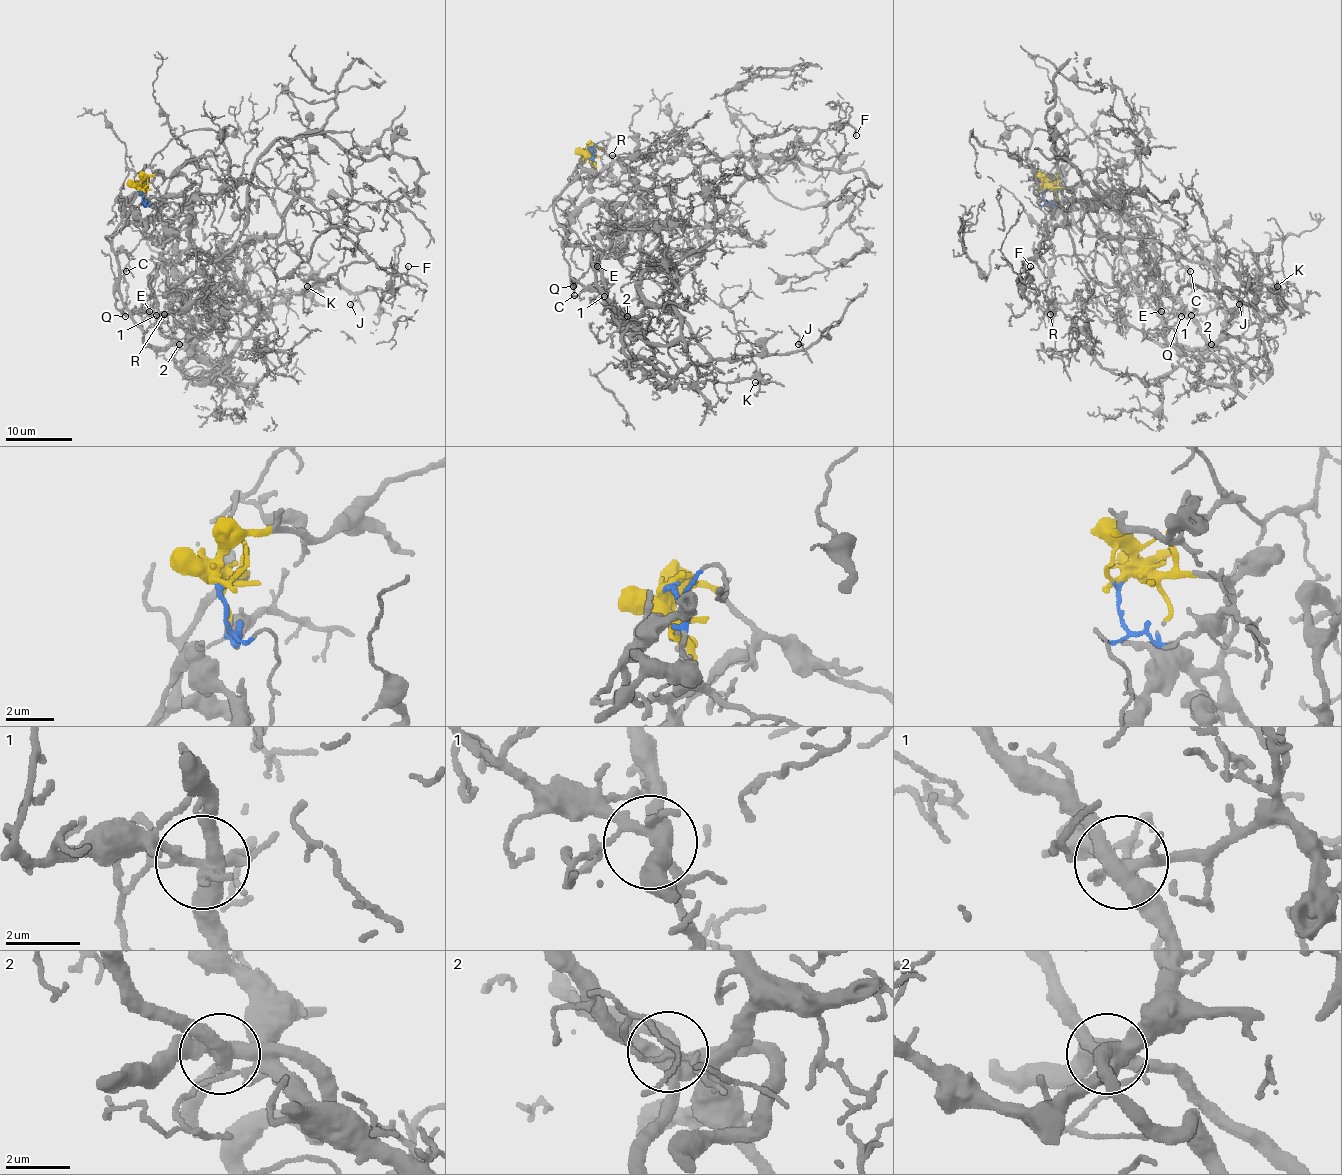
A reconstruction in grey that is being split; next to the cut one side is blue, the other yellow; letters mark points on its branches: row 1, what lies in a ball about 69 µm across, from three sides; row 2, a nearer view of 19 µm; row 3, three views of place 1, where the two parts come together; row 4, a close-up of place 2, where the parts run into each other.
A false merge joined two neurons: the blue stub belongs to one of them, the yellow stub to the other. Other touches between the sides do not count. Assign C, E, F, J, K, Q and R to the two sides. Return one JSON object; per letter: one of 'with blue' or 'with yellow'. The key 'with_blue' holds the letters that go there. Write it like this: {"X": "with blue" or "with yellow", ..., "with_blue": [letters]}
{"C": "with yellow", "E": "with yellow", "F": "with blue", "J": "with blue", "K": "with yellow", "Q": "with yellow", "R": "with yellow", "with_blue": ["F", "J"]}

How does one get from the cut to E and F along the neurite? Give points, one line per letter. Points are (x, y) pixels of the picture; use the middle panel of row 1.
E: (588, 147), (593, 175), (577, 177), (554, 215), (565, 230), (570, 274), (577, 281), (593, 259), (596, 266)
F: (588, 147), (646, 210), (638, 296), (668, 309), (697, 230), (747, 180), (828, 129), (856, 135)

